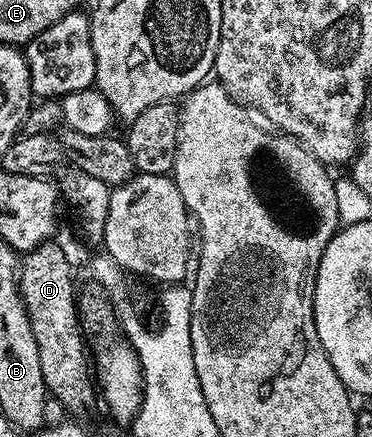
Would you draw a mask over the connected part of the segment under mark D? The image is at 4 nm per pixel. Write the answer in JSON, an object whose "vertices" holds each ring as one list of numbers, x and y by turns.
{"vertices":[[54,241,41,243,41,245,36,249,25,252,25,254,21,256,20,266,18,269,18,288,20,289,22,300,26,306,28,321,32,325,32,335,36,337,36,349,40,349,40,373,44,373,44,385,46,386,47,392,49,392,51,396,54,396,57,401,60,401,67,416,73,417,78,421,86,421,86,418,88,418,94,411,94,397,96,401,96,389,93,384,92,386,90,385,90,377,86,369,86,351,82,345,82,337,78,329,78,325,80,327,80,317,76,308,76,295,74,299,74,275,72,272,70,272,70,263,68,260,66,260,65,249,62,247,57,247,56,244,57,242]]}

